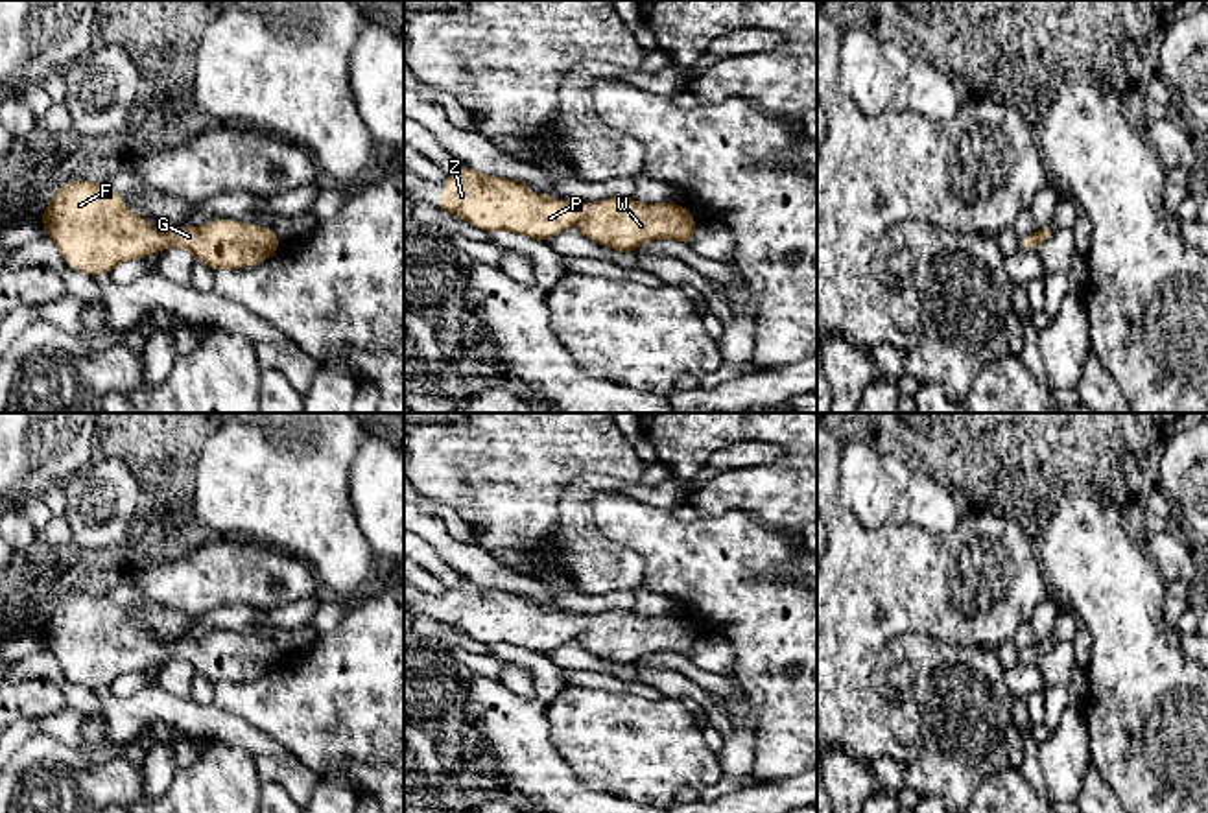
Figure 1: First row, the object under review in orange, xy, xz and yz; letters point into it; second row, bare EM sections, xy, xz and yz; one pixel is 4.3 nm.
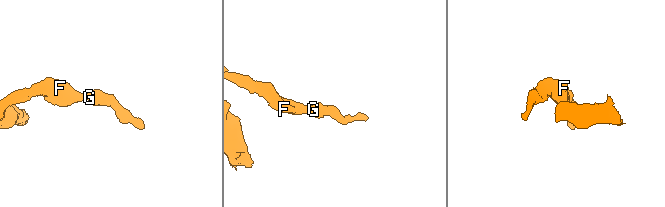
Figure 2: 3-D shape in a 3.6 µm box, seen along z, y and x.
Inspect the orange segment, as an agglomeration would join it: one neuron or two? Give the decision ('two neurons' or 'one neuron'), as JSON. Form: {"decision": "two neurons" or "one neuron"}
{"decision": "one neuron"}

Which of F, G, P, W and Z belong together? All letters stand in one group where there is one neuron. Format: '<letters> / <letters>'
F G P W Z

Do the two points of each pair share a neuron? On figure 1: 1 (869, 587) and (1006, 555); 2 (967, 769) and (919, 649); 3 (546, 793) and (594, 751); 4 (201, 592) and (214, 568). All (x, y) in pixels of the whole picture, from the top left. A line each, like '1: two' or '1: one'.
1: one
2: one
3: two
4: one

